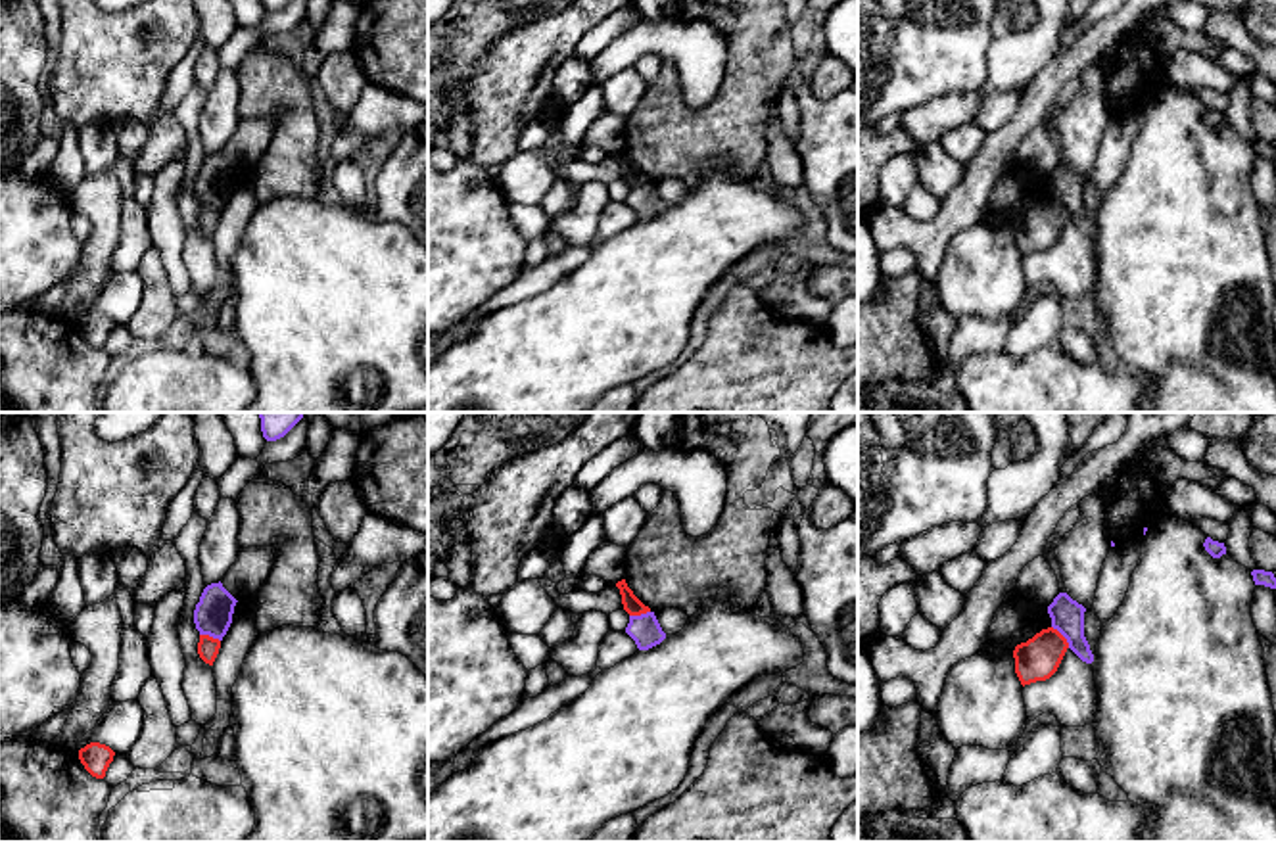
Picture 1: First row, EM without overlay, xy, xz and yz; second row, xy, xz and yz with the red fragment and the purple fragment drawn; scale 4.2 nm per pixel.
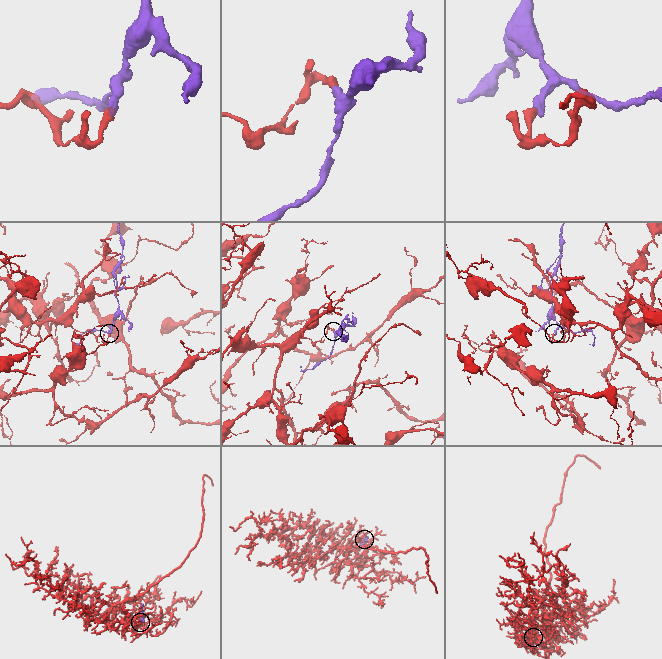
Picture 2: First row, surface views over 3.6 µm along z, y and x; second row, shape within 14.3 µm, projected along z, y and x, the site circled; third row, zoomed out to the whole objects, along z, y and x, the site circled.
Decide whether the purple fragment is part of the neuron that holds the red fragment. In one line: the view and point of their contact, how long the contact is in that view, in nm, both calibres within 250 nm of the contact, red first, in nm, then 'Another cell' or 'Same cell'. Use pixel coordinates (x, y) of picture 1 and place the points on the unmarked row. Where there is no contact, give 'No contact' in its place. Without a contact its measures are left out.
Touches red at yz (1063, 208). Shared border 120 nm. Thickness 180 nm (red) against 140 nm. Another cell

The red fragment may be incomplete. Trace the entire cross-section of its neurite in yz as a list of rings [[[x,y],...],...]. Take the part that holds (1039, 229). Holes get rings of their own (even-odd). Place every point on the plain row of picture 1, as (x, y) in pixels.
[[[1053,198],[1042,199],[1027,213],[1017,215],[1013,228],[1021,255],[1050,249],[1057,242],[1067,219],[1067,209]]]

